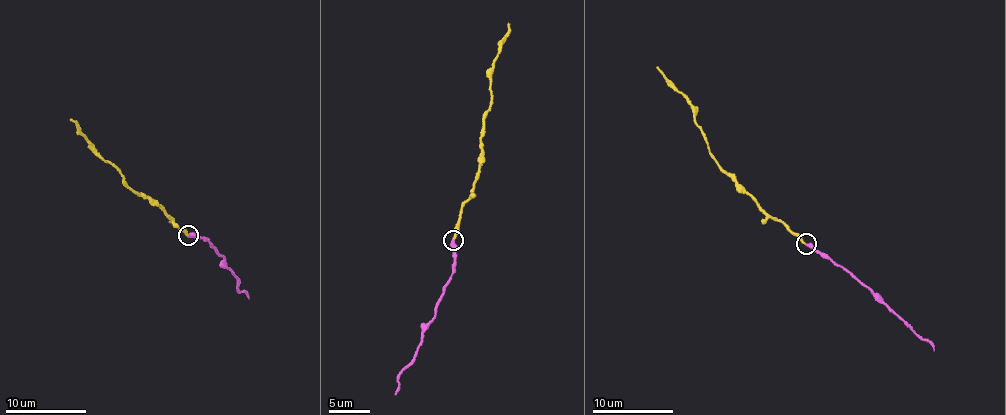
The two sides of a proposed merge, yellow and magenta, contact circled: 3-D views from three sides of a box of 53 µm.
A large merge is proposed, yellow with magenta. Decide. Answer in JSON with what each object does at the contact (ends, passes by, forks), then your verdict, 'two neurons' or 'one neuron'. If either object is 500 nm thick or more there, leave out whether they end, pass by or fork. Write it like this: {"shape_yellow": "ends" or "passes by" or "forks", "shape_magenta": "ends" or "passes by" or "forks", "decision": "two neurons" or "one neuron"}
{"shape_yellow": "ends", "shape_magenta": "ends", "decision": "two neurons"}

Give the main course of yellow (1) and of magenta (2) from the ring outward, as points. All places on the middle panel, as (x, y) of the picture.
1: (454, 240), (460, 211), (479, 171), (482, 135), (492, 103), (491, 72), (509, 23)
2: (454, 240), (454, 266), (449, 283), (413, 360), (399, 378), (395, 394)

